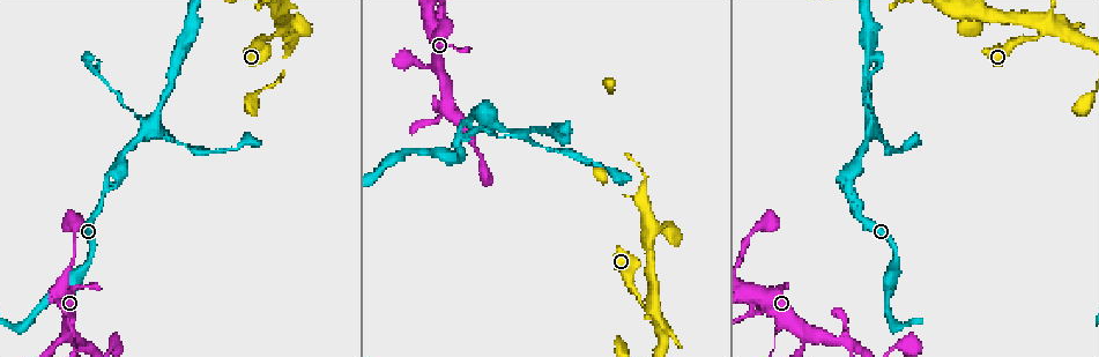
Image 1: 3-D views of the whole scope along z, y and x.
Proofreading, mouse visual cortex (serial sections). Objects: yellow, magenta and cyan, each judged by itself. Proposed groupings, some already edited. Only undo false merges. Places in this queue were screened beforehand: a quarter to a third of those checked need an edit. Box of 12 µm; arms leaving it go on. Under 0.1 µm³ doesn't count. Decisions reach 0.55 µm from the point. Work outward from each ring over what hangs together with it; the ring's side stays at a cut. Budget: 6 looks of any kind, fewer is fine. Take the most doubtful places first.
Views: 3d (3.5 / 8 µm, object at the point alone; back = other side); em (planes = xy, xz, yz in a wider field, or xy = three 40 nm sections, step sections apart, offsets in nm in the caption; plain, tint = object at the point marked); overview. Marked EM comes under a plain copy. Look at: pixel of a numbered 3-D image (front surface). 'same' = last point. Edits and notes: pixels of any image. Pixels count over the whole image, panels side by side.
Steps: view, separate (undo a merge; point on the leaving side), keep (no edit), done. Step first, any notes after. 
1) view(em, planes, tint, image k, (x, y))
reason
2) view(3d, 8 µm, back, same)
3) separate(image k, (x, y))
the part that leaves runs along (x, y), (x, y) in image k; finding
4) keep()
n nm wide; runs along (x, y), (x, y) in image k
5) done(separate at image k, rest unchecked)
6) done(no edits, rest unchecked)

view(3d, 8 µm, back, image 1, (1041, 29))
abrupt turn

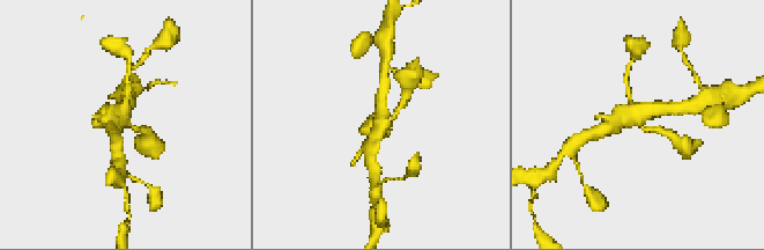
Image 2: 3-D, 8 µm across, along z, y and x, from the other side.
view(em, xy, step 3, tint, image 2, (122, 121))
4 arms; arms of 200, 200, 300, 400 nm; shape alone is not enough

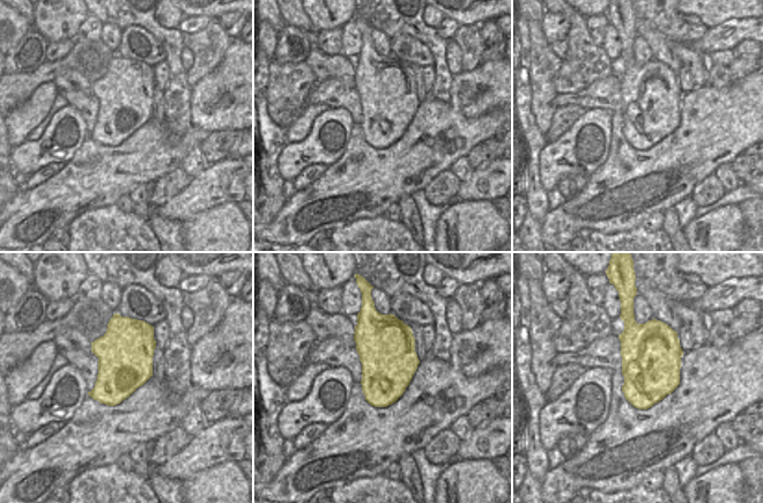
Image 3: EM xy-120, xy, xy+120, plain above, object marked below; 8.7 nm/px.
keep()
480 nm wide; runs along (145, 130), (128, 125), (123, 110) in image 2; one cell here

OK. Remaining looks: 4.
view(3d, 8 µm, image 1, (474, 112))
branch point

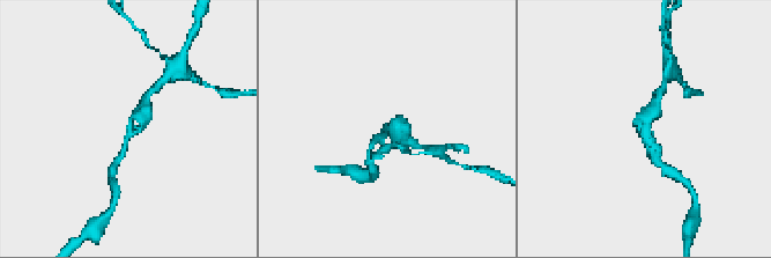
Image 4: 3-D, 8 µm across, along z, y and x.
view(3d, 3.5 µm, image 4, (649, 123))

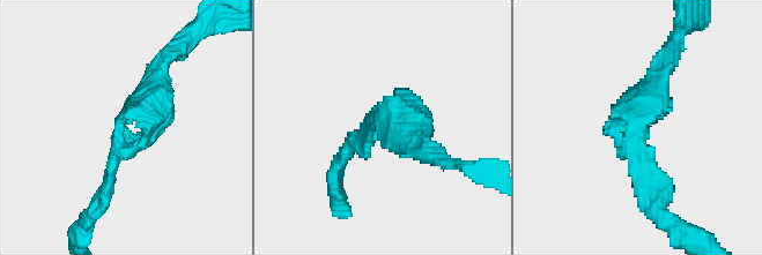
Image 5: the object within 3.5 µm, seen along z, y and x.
keep()
runs along (103, 196), (120, 119), (160, 69) in image 5; all the same cell

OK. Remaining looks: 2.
done(no edits, rest unchecked)

